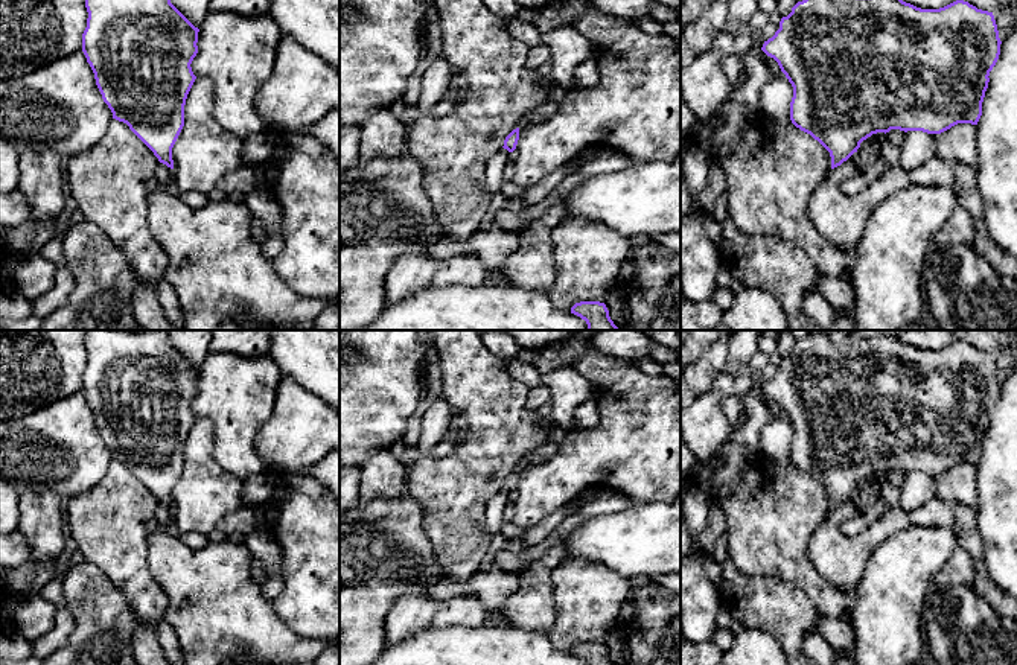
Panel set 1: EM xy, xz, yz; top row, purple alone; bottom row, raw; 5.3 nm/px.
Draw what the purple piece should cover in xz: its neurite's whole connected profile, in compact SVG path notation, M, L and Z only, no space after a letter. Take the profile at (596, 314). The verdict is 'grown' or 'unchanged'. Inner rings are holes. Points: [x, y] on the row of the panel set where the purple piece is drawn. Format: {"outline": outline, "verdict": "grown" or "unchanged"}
{"outline": "M580 301L571 307L571 313L585 320L588 330L618 330L618 327L611 320L604 303Z", "verdict": "unchanged"}

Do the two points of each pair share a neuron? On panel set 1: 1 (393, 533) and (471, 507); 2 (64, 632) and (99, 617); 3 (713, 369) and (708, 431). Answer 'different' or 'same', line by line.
1: different
2: different
3: different

